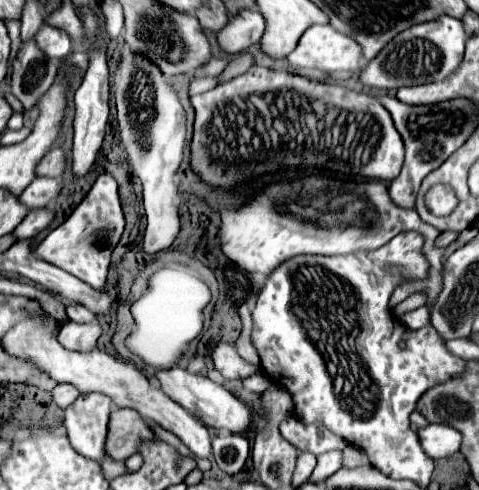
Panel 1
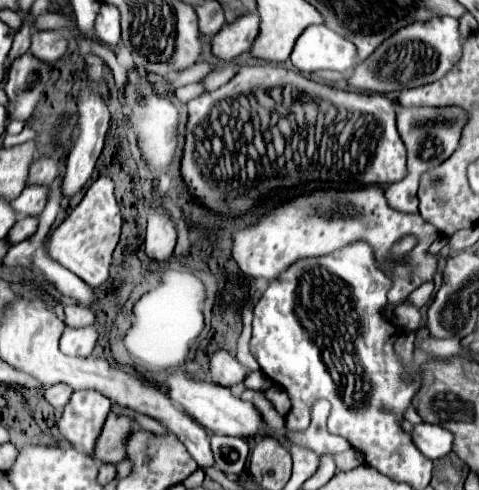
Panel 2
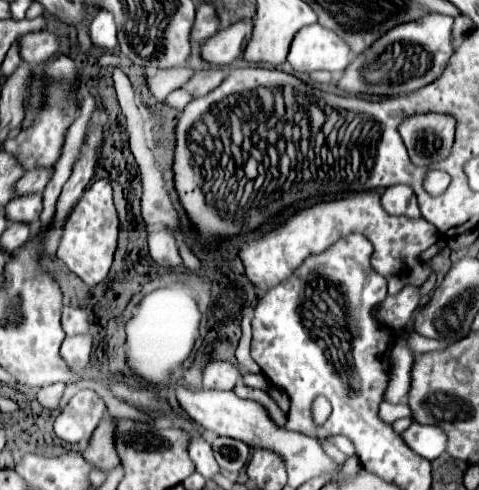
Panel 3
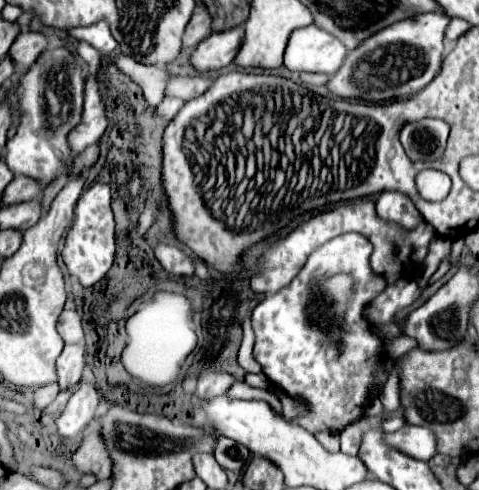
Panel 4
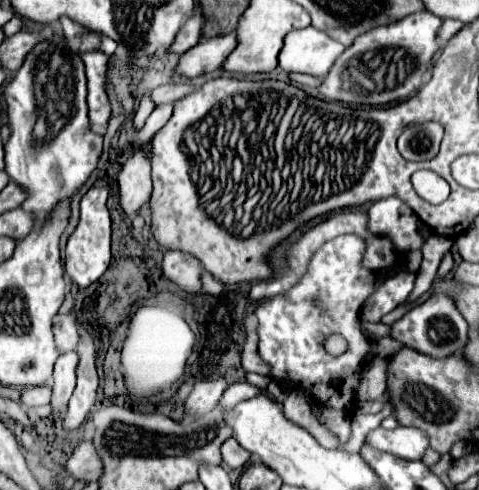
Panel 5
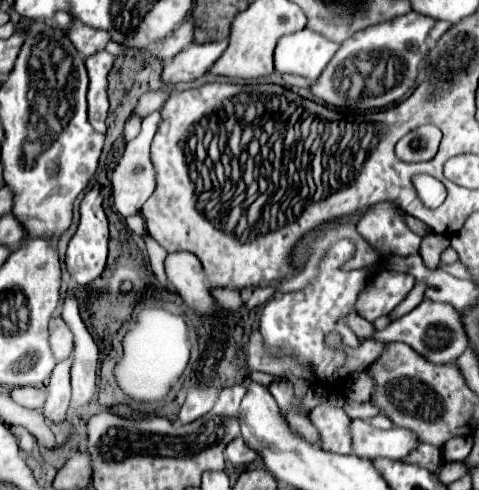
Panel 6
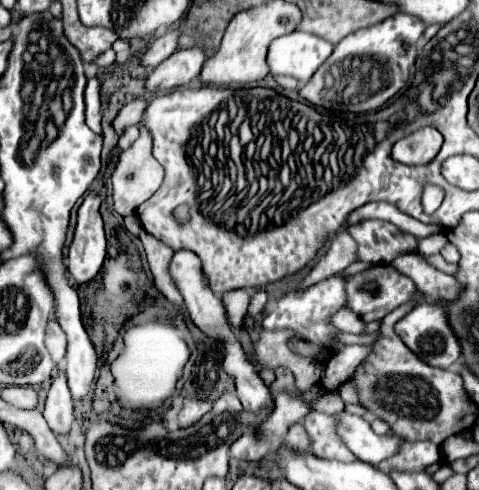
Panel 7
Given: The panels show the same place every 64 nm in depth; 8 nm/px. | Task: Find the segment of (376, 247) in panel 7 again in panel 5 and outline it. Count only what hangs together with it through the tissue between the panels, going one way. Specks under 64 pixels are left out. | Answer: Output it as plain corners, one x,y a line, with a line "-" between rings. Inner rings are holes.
394,196
378,200
368,208
368,228
372,228
376,236
390,236
402,254
420,250
424,244
416,222
416,214

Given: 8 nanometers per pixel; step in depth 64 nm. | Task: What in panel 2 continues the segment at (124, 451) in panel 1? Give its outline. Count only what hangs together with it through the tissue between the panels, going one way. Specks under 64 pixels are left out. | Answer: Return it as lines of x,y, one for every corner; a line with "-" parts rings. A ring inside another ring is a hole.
114,412
108,414
104,428
96,442
96,452
92,452
94,460
100,460
104,464
118,464
126,458
124,442
128,434
132,432
132,420
126,416
118,416

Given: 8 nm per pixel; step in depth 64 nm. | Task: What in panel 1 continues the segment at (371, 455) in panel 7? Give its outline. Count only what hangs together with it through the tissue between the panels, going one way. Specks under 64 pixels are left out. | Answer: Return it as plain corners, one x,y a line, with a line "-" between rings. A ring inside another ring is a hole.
428,424
426,428
418,428
420,444
430,458
446,458
460,450
462,436
458,430
444,424

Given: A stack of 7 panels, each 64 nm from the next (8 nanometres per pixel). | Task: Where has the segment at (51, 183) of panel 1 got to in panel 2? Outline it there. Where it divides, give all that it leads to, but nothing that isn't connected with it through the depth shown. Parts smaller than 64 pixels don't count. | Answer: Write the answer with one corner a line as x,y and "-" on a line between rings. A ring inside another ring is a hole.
28,186
16,200
12,200
12,208
18,216
38,216
46,206
46,198
48,186

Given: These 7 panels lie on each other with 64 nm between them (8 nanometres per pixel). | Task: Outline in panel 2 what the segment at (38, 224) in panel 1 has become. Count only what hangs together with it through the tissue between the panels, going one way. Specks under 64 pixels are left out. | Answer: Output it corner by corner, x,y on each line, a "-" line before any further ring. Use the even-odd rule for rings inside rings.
34,216
20,218
20,220
16,220
16,224
12,226
12,232
6,236
6,240
10,242
10,246
12,246
12,244
18,244
18,242
22,242
22,240
28,240
28,238
36,232
36,228
38,228
38,218
34,218

